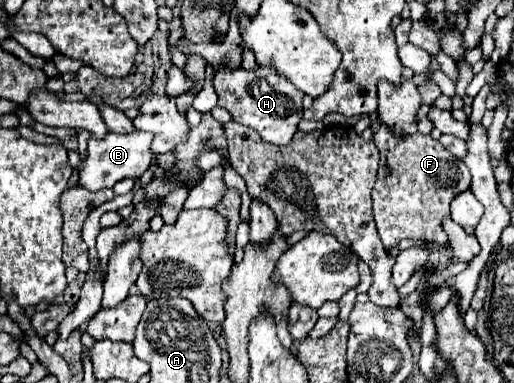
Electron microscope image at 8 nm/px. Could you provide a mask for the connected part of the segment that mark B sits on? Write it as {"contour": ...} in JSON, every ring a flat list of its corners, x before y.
{"contour":[[138,130,132,134,110,132,104,140,90,138,88,140,88,158,78,166,80,188,96,192,102,188,112,188,122,178,140,178,148,170,148,166,154,158,154,154,150,150,150,142,152,142,150,132,138,132]]}

